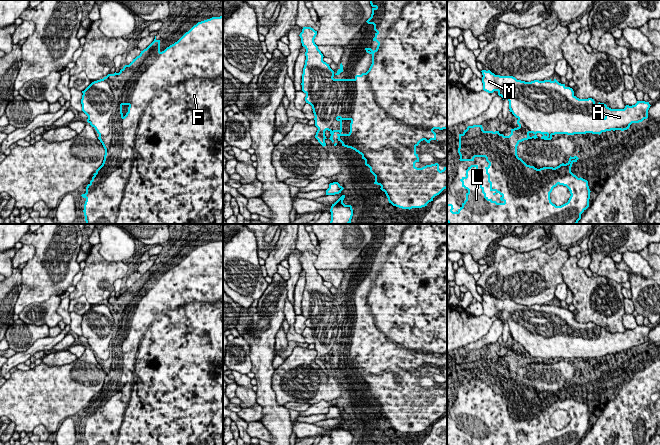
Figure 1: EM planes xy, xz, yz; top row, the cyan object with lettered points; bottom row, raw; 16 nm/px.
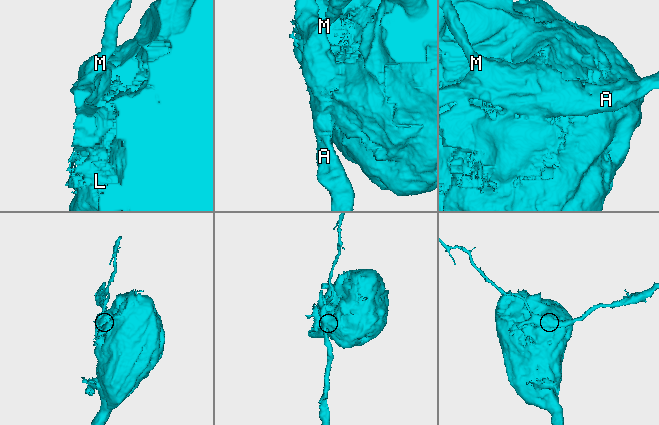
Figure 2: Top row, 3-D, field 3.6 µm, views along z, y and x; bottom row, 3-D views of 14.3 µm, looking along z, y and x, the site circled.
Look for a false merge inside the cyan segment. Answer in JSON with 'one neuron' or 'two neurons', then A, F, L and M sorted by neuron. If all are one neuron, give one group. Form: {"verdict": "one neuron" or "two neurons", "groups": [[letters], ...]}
{"verdict": "two neurons", "groups": [["A", "M"], ["F", "L"]]}

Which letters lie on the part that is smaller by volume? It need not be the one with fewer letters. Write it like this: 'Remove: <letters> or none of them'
Remove: A, M

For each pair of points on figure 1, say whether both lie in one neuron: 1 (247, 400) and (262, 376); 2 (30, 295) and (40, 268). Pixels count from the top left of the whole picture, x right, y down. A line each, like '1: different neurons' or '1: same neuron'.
1: different neurons
2: same neuron

